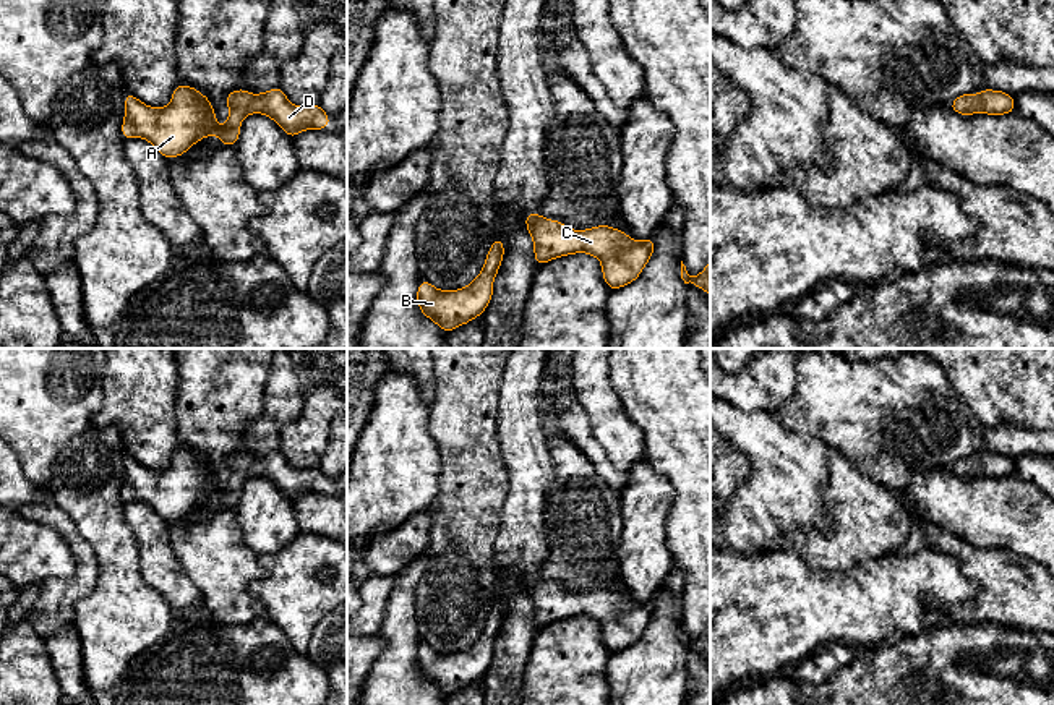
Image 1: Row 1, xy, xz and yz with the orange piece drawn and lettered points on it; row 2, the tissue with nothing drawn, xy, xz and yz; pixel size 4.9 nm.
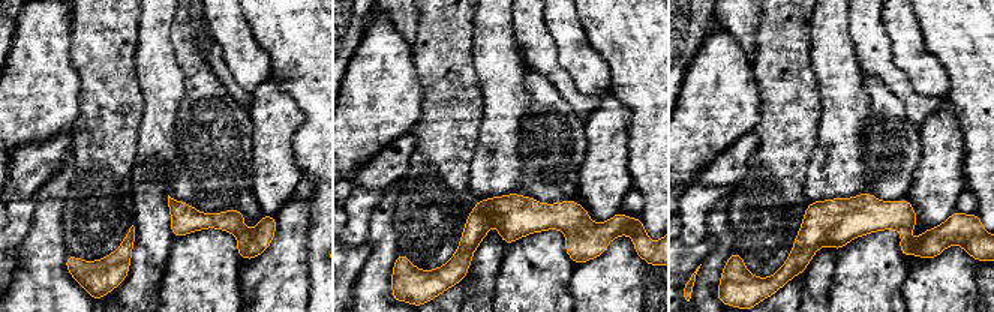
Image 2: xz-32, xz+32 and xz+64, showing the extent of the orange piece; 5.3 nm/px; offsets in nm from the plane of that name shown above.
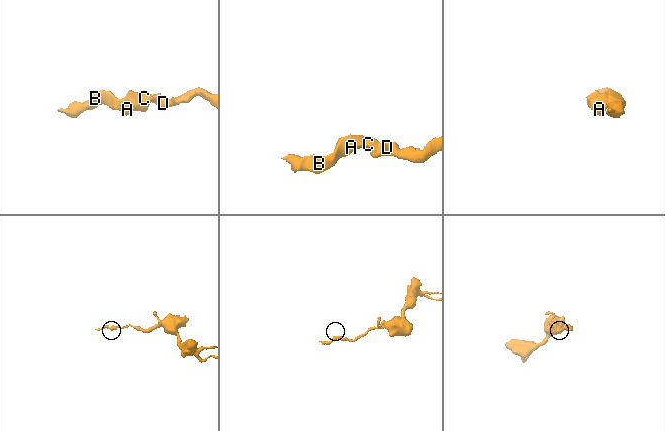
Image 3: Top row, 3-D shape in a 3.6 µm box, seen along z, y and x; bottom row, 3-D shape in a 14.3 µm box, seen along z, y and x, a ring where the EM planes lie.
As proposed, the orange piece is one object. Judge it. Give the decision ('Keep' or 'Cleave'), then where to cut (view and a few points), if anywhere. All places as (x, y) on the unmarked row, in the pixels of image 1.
Keep. No split

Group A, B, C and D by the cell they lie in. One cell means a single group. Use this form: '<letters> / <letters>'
A B C D

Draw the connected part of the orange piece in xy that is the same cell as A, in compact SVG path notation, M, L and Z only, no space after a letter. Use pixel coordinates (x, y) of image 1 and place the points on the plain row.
M178 447L172 465L161 472L149 470L126 455L122 499L125 502L144 501L164 520L174 522L209 498L217 498L224 509L235 509L242 483L248 476L271 480L290 501L303 493L329 489L329 478L319 467L293 468L281 451L263 457L237 452L227 457L225 465L230 475L227 486L221 491L209 462L191 449Z

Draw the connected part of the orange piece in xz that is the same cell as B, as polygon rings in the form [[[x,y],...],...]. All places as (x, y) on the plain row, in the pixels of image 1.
[[[498,600],[488,617],[483,632],[473,645],[459,653],[438,653],[430,645],[422,643],[417,653],[420,674],[436,686],[444,695],[470,686],[482,679],[491,664],[493,643],[499,634],[504,617],[503,603]]]

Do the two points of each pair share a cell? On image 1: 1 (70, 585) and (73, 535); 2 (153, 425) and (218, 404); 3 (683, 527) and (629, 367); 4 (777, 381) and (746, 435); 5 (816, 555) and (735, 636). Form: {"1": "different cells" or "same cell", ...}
{"1": "same cell", "2": "different cells", "3": "same cell", "4": "different cells", "5": "different cells"}

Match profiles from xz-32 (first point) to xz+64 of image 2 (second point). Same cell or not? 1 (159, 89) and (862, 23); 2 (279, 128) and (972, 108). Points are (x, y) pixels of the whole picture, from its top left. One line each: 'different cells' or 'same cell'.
1: different cells
2: different cells

